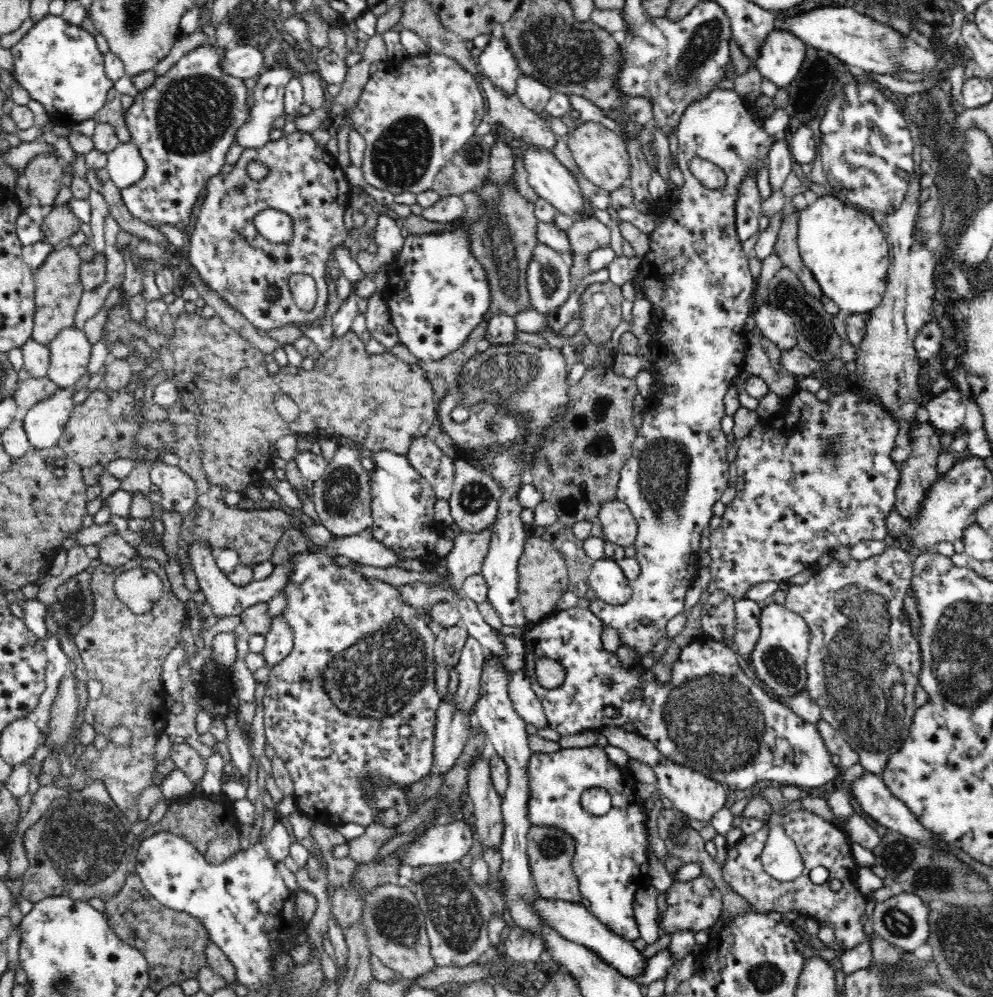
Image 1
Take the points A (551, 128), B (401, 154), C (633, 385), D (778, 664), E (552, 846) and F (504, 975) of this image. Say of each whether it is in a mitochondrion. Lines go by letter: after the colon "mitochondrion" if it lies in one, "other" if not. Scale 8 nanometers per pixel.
A: other
B: mitochondrion
C: other
D: mitochondrion
E: mitochondrion
F: other

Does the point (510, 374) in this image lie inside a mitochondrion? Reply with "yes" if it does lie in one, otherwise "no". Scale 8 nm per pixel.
yes

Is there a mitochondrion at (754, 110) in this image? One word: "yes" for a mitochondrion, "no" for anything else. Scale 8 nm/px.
no

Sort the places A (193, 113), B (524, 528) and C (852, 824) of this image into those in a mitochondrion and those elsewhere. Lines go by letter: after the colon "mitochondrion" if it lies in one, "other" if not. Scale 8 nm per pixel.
A: mitochondrion
B: other
C: other

